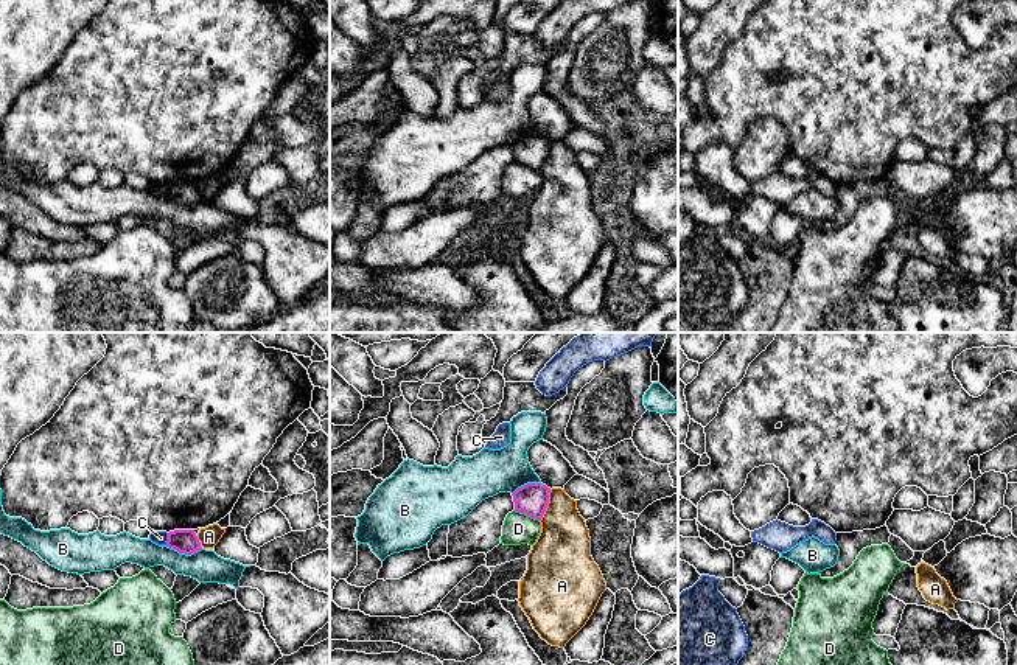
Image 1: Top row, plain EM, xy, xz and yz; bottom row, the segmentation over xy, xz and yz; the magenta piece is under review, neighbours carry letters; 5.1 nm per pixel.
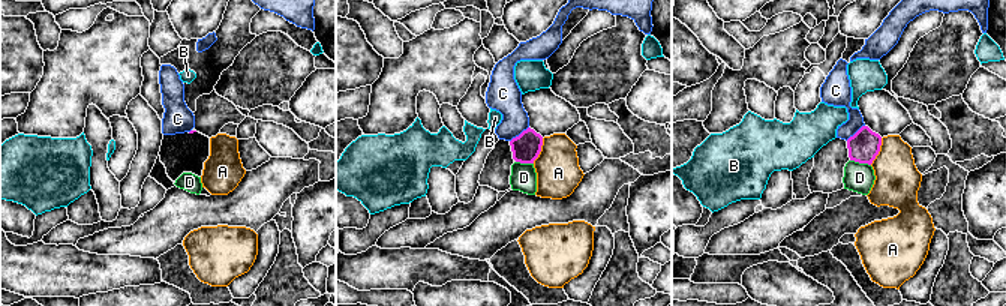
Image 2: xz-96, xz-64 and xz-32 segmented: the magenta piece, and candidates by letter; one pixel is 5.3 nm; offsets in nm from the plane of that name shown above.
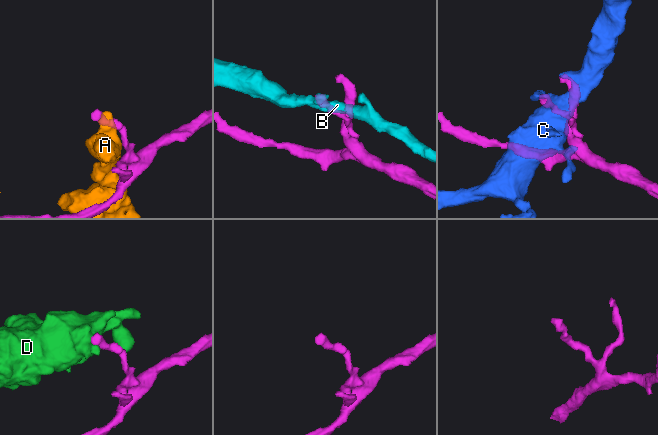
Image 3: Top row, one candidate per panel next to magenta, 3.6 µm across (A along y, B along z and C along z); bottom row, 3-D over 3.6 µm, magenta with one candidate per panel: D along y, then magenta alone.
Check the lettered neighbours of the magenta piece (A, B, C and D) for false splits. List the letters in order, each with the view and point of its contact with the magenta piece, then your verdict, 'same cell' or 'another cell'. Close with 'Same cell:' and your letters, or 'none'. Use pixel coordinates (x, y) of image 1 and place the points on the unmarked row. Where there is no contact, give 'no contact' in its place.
A: meets magenta in xz at (546, 157); another cell
B: meets magenta in xy at (184, 204); another cell
C: meets magenta in xy at (168, 191); another cell
D: meets magenta in xz at (526, 165); another cell
Same cell: none

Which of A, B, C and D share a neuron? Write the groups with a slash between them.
A / B / C / D

